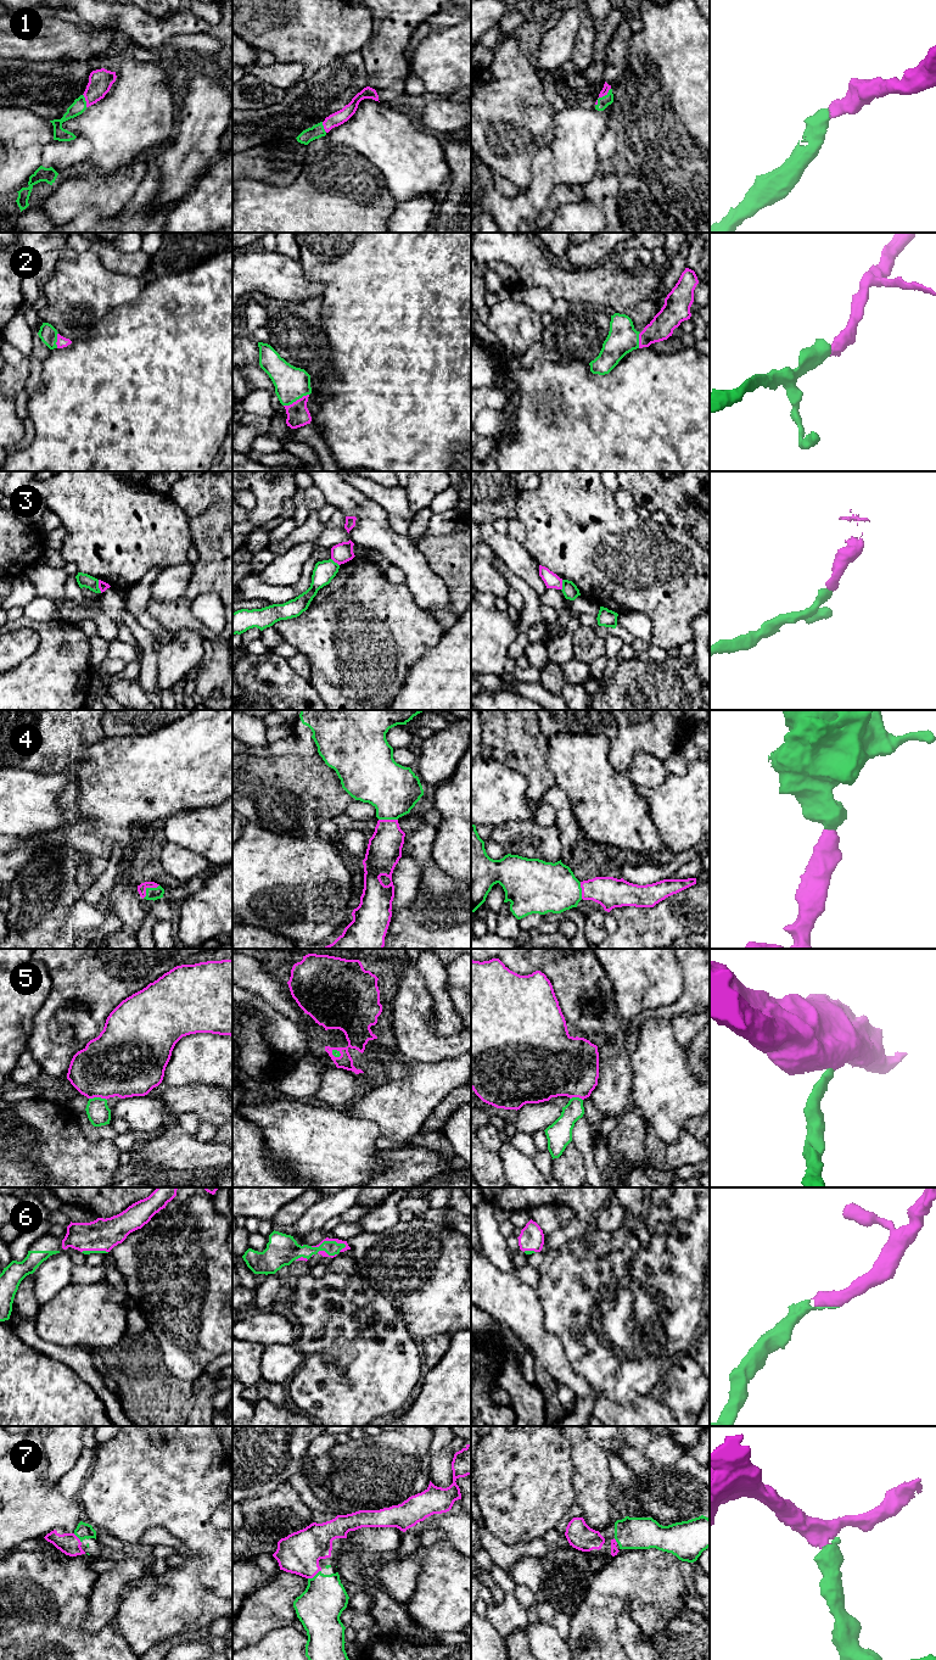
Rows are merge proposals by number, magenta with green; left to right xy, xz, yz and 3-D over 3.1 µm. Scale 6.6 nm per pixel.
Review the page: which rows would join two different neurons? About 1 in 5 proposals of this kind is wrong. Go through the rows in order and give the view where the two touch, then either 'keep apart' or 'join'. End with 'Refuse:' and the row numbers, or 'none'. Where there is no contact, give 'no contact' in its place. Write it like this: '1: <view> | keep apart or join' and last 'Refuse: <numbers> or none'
1: yz | join
2: xz | join
3: xy | keep apart
4: xy | join
5: xy | join
6: xz | join
7: xz | join
Refuse: 3

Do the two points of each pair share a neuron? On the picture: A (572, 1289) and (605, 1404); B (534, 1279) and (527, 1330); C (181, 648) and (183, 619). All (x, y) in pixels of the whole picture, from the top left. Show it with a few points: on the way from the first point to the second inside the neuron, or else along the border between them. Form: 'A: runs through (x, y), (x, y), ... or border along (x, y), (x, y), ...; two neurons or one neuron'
A: border along (631, 1402), (616, 1403), (600, 1395), (592, 1413); two neurons
B: border along (515, 1272), (536, 1290); two neurons
C: border along (173, 632), (195, 630), (202, 638); two neurons

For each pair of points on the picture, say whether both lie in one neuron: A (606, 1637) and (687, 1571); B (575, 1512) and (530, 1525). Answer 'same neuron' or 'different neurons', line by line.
A: different neurons
B: different neurons

